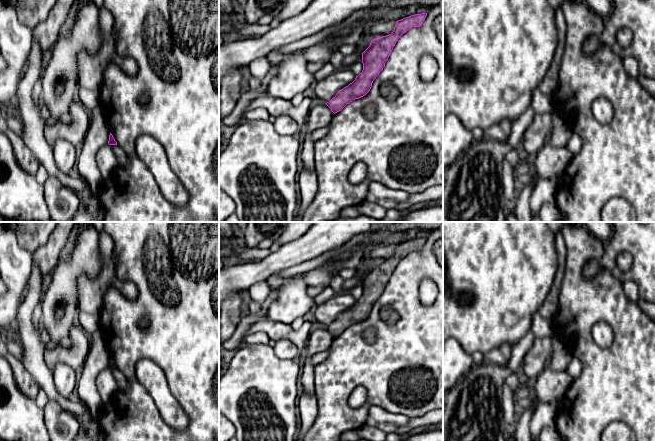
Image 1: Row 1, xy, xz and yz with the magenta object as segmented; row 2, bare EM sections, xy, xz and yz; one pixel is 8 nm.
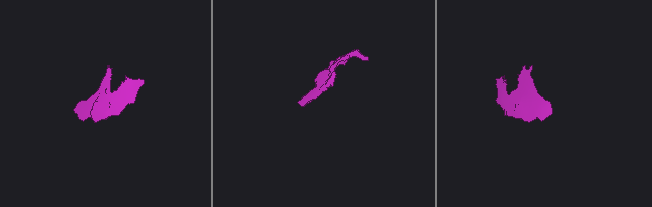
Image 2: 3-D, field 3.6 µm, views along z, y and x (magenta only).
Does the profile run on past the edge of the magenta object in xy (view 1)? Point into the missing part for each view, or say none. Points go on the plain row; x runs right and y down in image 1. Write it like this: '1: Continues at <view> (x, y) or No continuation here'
1: No continuation here

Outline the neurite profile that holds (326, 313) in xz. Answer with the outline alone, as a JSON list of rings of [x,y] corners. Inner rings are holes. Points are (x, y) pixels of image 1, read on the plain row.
[[[337,294],[327,302],[317,306],[314,315],[317,325],[329,326],[339,314],[348,310],[356,302],[356,299],[348,294]]]

